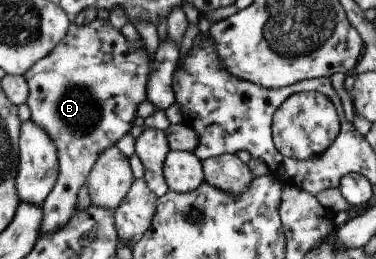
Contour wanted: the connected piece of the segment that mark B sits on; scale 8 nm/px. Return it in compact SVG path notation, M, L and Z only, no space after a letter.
M97 18L95 22L85 26L77 26L73 22L69 34L58 48L24 75L30 89L27 104L31 108L32 120L41 128L45 128L47 134L53 138L58 148L60 162L57 185L43 206L40 238L55 234L71 221L78 211L79 192L88 184L99 156L116 146L115 144L119 144L119 140L129 134L129 130L133 128L139 106L148 100L147 82L157 57L157 55L151 56L145 48L131 48L121 30L117 30L111 22Z

